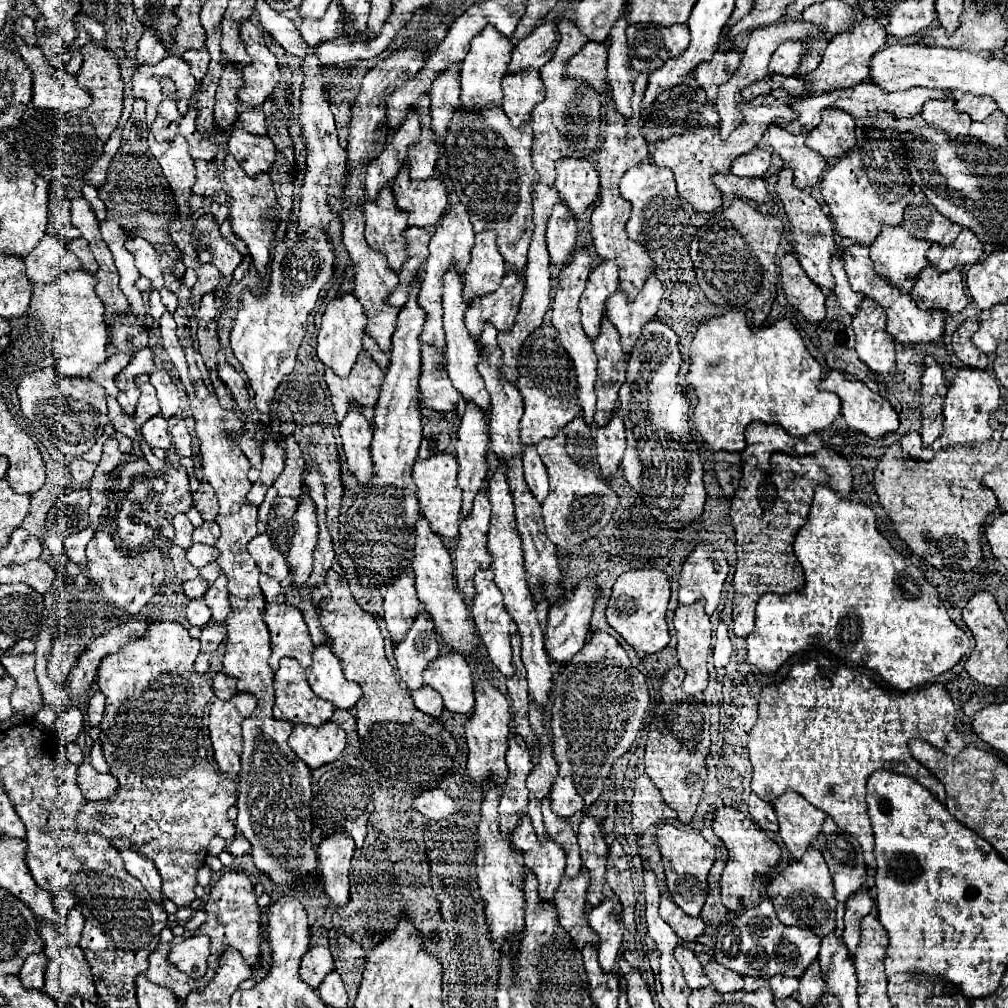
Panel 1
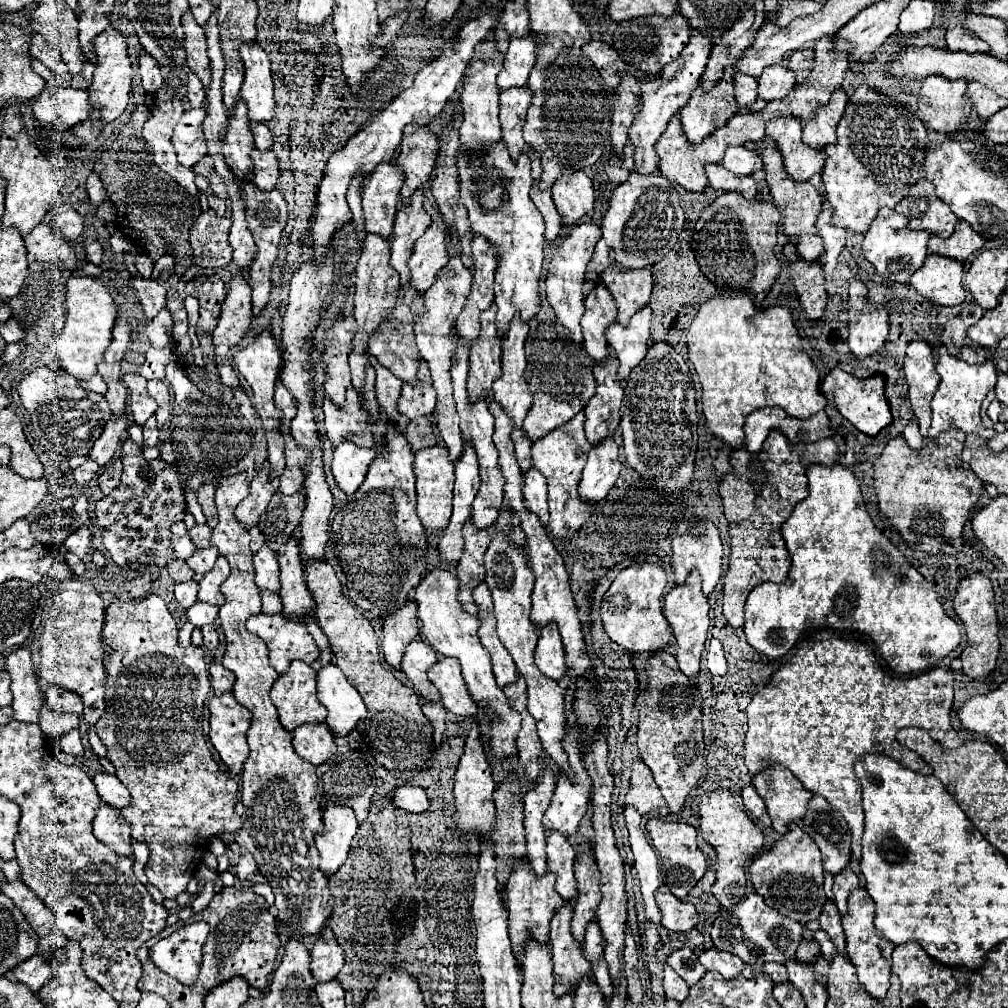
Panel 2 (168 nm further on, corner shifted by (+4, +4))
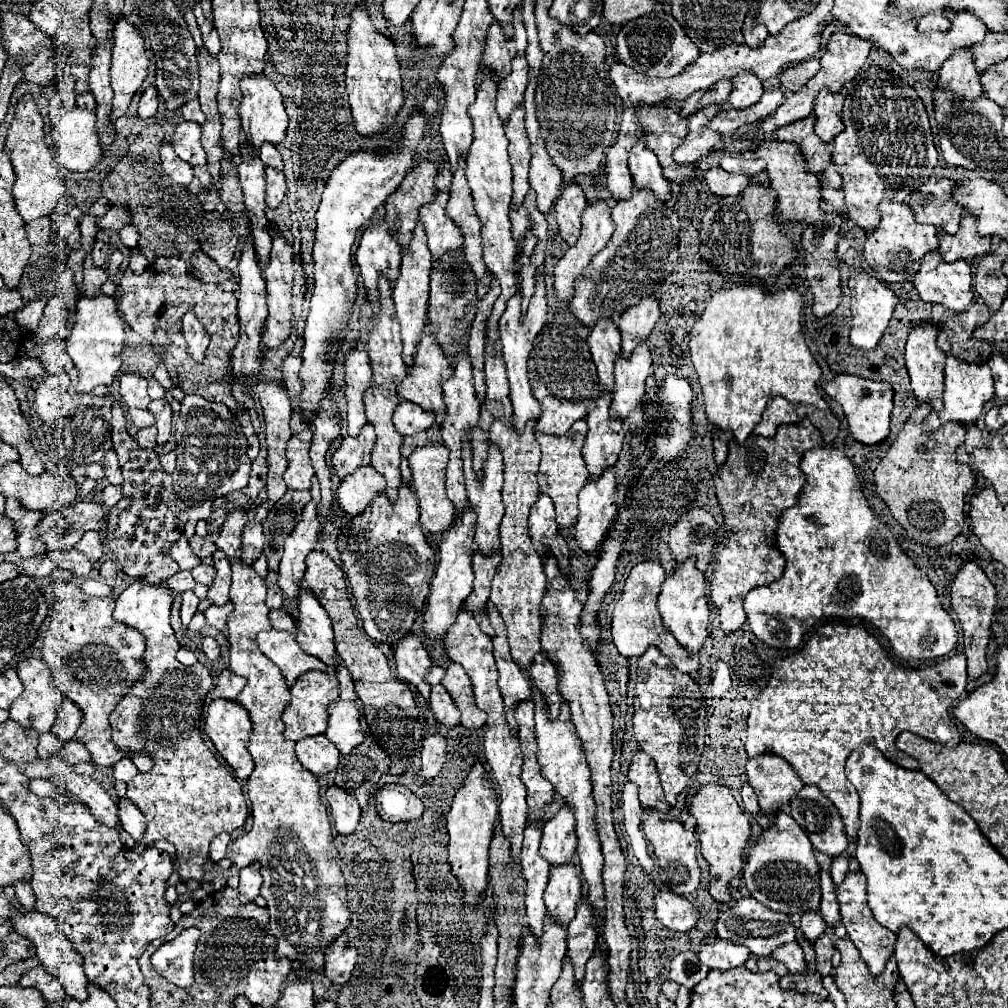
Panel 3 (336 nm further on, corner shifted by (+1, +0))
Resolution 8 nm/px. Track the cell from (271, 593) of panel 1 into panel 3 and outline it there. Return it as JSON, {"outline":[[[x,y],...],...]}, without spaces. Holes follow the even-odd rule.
{"outline":[[[280,608],[280,610],[270,610],[270,622],[272,622],[272,626],[274,626],[276,630],[288,630],[288,632],[296,634],[296,624],[294,624],[292,616],[290,616],[284,608]]]}

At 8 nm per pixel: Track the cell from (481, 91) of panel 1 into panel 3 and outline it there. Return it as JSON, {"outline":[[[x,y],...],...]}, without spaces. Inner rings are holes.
{"outline":[[[486,76],[478,88],[476,102],[470,106],[468,114],[474,124],[474,142],[470,154],[466,156],[466,178],[472,190],[474,208],[478,218],[482,220],[482,242],[484,242],[484,262],[490,274],[500,282],[500,298],[494,304],[494,310],[488,318],[488,338],[496,342],[498,338],[498,320],[504,314],[504,308],[512,294],[518,290],[518,276],[516,276],[516,258],[518,258],[518,244],[512,236],[510,224],[510,200],[512,200],[512,170],[508,158],[508,138],[504,134],[504,124],[498,120],[496,114],[496,76]]]}

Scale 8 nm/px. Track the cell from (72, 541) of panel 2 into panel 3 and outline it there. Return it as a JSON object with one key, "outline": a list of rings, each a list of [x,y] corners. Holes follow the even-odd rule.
{"outline":[[[86,532],[80,542],[76,544],[76,548],[86,554],[92,562],[98,562],[104,556],[104,548],[102,548],[102,536],[100,532]]]}

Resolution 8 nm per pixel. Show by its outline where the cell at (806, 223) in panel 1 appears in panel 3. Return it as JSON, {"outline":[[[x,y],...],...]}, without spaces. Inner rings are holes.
{"outline":[[[764,140],[760,146],[756,146],[754,150],[748,150],[744,156],[746,158],[760,158],[762,156],[766,160],[770,186],[774,190],[778,190],[778,214],[784,222],[786,220],[802,220],[802,222],[810,222],[814,228],[822,228],[822,224],[826,222],[826,214],[820,210],[820,198],[822,198],[820,182],[808,170],[798,144]]]}

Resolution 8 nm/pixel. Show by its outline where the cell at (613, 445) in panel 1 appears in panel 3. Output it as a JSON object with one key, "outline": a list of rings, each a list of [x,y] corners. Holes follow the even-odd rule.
{"outline":[[[608,468],[600,478],[590,480],[578,496],[578,522],[576,522],[576,542],[582,552],[596,554],[612,520],[618,510],[614,500],[616,478],[612,468]]]}

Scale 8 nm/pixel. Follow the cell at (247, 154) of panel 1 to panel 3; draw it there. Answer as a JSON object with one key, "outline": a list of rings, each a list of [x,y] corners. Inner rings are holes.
{"outline":[[[266,168],[266,204],[268,208],[276,208],[287,192],[285,176],[274,168]]]}

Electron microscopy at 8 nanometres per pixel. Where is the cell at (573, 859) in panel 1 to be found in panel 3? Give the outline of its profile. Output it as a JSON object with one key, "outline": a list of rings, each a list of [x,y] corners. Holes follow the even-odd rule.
{"outline":[[[574,864],[554,866],[550,870],[548,888],[544,892],[544,904],[548,916],[566,926],[576,916],[576,906],[582,902],[582,882],[576,876]]]}

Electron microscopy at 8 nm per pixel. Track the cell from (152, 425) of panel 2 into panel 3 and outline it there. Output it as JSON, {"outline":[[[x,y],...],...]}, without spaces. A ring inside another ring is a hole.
{"outline":[[[150,426],[150,428],[138,430],[138,434],[134,436],[134,440],[138,442],[140,448],[154,448],[156,446],[156,428]]]}

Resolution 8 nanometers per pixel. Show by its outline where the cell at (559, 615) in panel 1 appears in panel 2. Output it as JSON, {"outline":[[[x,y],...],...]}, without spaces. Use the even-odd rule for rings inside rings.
{"outline":[[[547,624],[539,632],[539,642],[535,648],[535,666],[553,680],[561,680],[565,676],[565,652],[563,652],[561,636],[555,624]]]}

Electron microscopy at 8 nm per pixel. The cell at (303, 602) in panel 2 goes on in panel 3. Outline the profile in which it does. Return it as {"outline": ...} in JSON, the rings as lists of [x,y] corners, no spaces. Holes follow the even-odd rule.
{"outline":[[[302,590],[298,596],[296,630],[296,642],[300,644],[300,648],[320,658],[330,670],[336,670],[332,624],[326,610],[310,590]]]}

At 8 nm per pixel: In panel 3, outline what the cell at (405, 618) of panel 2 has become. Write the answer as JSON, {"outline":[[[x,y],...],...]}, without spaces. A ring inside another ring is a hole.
{"outline":[[[406,634],[396,646],[396,670],[398,676],[410,682],[420,694],[430,694],[430,686],[424,680],[428,668],[432,668],[432,660],[424,646],[422,634]]]}

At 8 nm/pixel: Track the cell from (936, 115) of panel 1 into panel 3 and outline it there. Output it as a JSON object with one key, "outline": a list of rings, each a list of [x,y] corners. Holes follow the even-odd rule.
{"outline":[[[970,48],[952,54],[944,62],[940,70],[940,82],[944,82],[944,88],[948,88],[954,96],[960,98],[976,98],[982,94],[980,72],[974,68],[974,58]]]}

